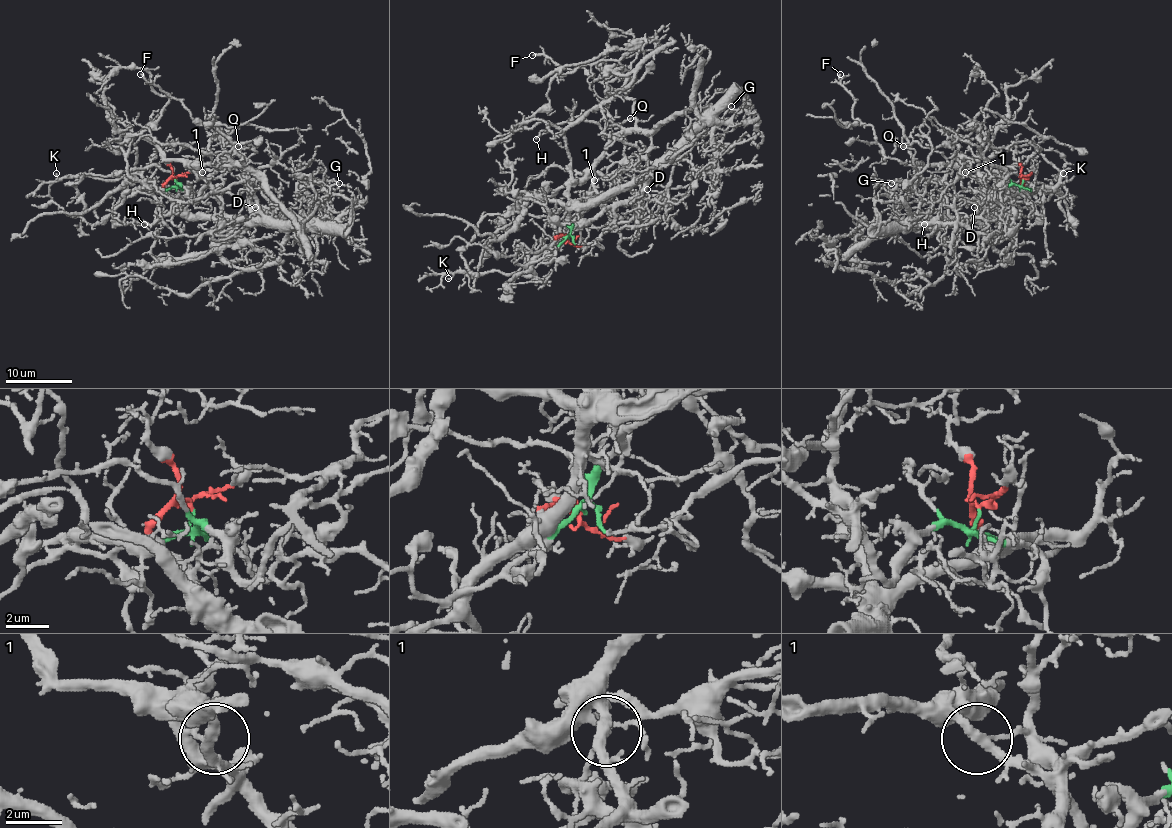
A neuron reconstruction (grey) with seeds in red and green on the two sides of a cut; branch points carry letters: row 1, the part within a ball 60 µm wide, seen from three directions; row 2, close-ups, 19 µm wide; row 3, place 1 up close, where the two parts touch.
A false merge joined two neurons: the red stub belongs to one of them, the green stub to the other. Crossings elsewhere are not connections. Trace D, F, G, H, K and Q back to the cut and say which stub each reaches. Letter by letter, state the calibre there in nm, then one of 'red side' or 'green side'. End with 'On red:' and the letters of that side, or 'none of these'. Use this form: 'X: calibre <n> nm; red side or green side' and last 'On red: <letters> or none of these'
D: calibre 110 nm; red side
F: calibre 190 nm; green side
G: calibre 80 nm; red side
H: calibre 130 nm; red side
K: calibre 120 nm; red side
Q: calibre 180 nm; green side
On red: D, G, H, K

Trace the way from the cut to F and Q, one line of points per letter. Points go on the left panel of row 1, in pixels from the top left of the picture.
F: (177, 180), (176, 185), (194, 201), (205, 185), (202, 165), (242, 165), (242, 156), (217, 130), (141, 73)
Q: (177, 180), (176, 185), (181, 185), (194, 201), (205, 185), (202, 165), (227, 165), (229, 150), (239, 146)

